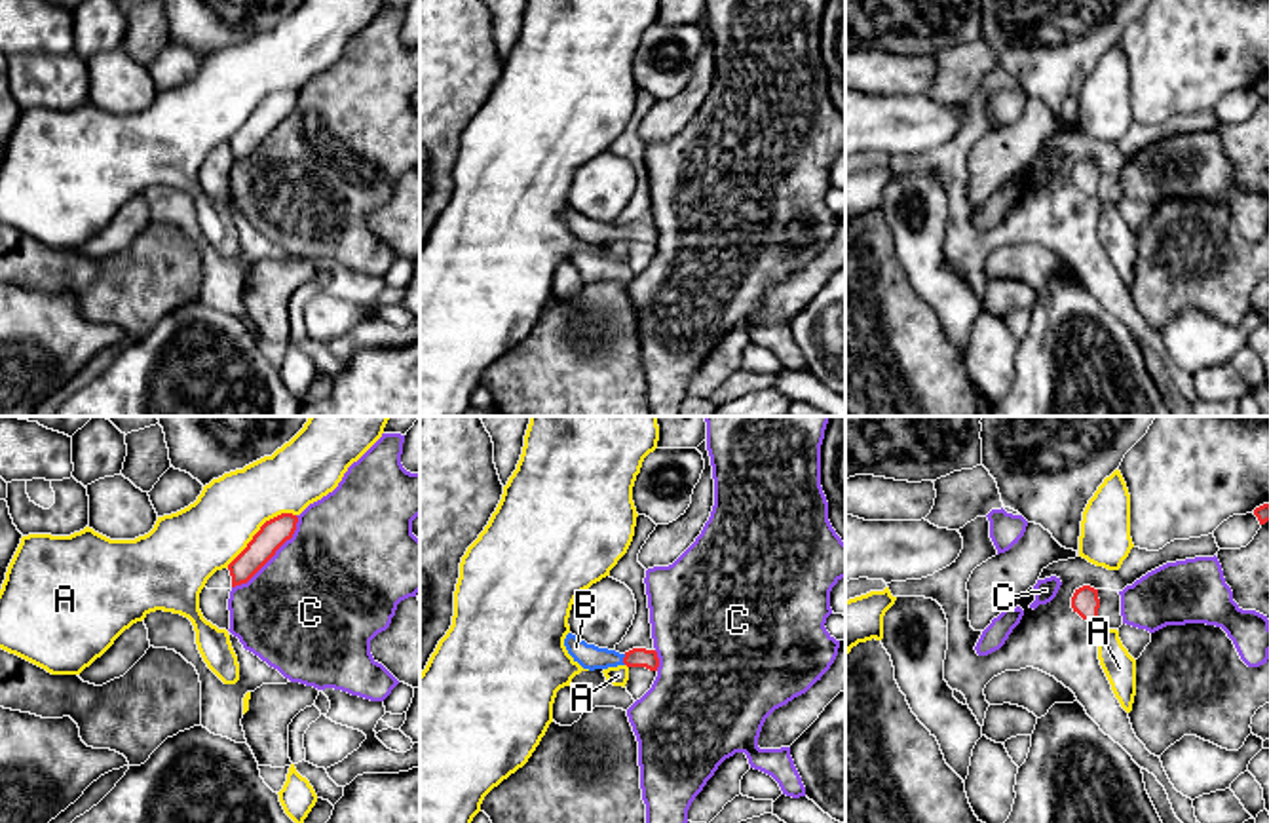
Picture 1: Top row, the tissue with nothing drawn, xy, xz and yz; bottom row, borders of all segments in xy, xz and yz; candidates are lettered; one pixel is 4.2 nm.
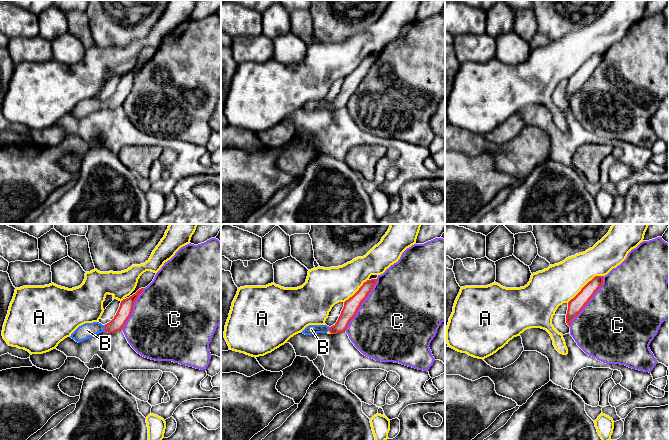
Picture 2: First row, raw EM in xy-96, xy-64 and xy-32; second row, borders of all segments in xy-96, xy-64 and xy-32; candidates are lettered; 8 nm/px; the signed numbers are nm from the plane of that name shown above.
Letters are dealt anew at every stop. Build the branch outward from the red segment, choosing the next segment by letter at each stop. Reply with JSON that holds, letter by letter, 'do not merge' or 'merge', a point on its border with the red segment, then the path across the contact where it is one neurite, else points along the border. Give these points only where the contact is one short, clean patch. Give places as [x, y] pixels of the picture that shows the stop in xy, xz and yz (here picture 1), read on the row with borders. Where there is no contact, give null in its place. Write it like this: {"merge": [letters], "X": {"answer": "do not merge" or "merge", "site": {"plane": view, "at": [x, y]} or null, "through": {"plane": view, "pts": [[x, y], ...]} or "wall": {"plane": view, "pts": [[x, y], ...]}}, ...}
{"merge": ["B"], "A": {"answer": "do not merge", "site": {"plane": "xy", "at": [259, 531]}}, "B": {"answer": "merge", "site": {"plane": "xz", "at": [624, 660]}, "through": {"plane": "xz", "pts": [[637, 656], [624, 660], [589, 656]]}}, "C": {"answer": "do not merge", "site": {"plane": "xy", "at": [272, 555]}}}

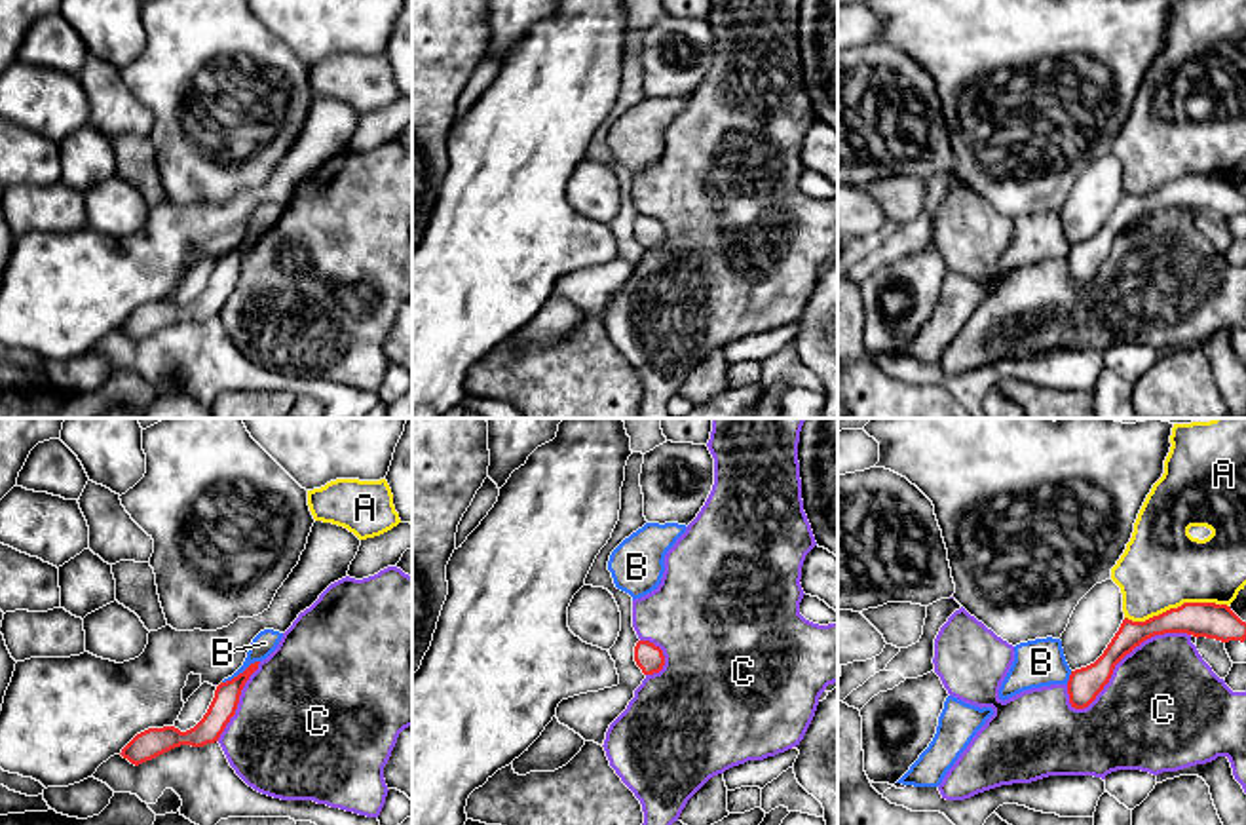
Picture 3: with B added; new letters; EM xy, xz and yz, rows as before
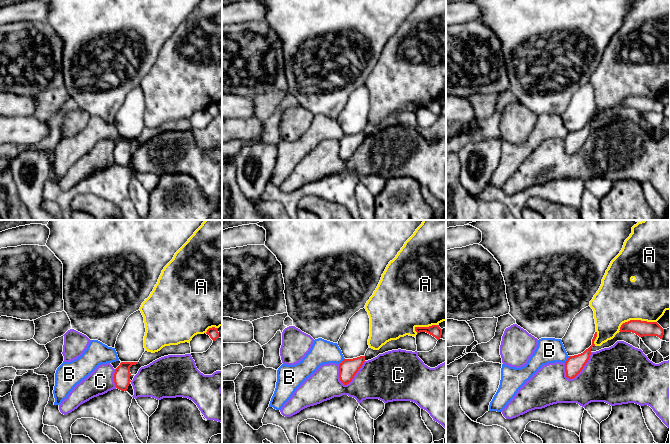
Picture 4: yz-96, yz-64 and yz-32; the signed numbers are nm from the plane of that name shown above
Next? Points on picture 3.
{"merge": [], "A": {"answer": "do not merge", "site": {"plane": "yz", "at": [1178, 607]}}, "B": {"answer": "do not merge", "site": {"plane": "xy", "at": [240, 673]}, "wall": {"plane": "xy", "pts": [[259, 660], [223, 683]]}}, "C": {"answer": "do not merge", "site": {"plane": "yz", "at": [1123, 656]}}}

